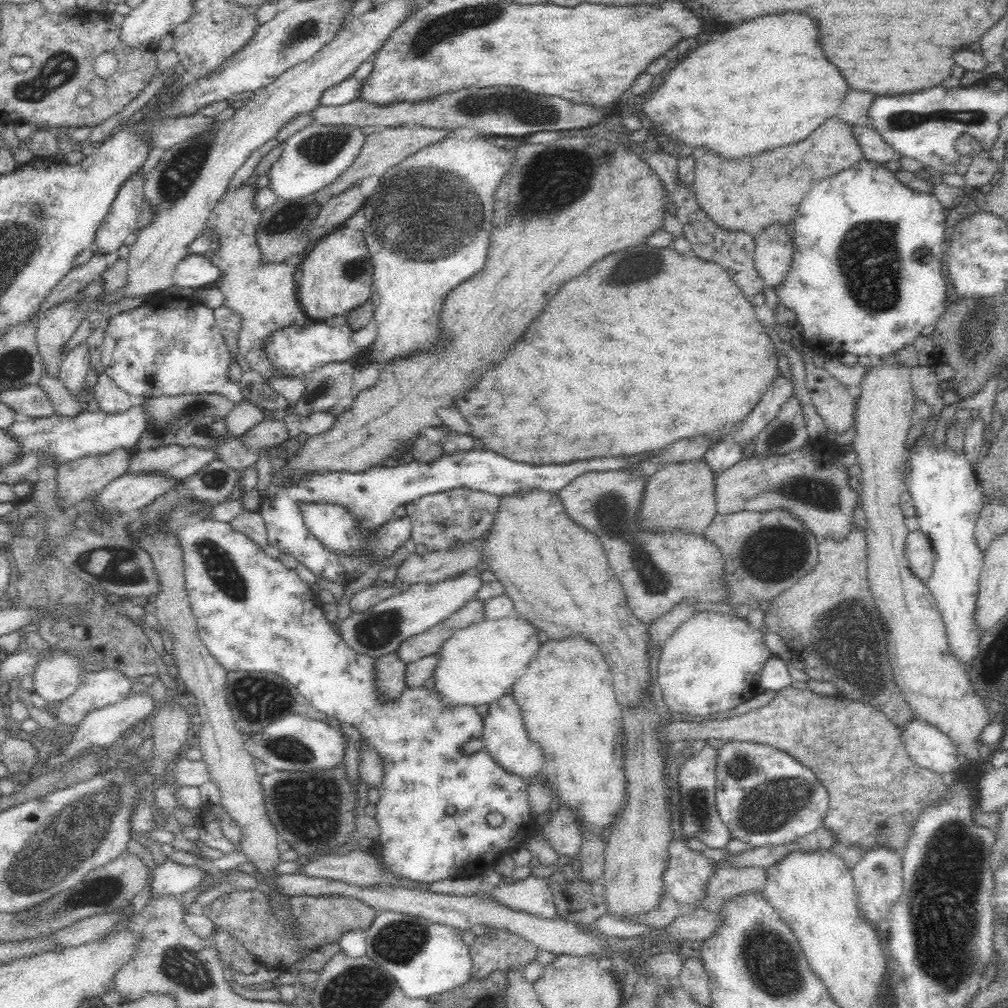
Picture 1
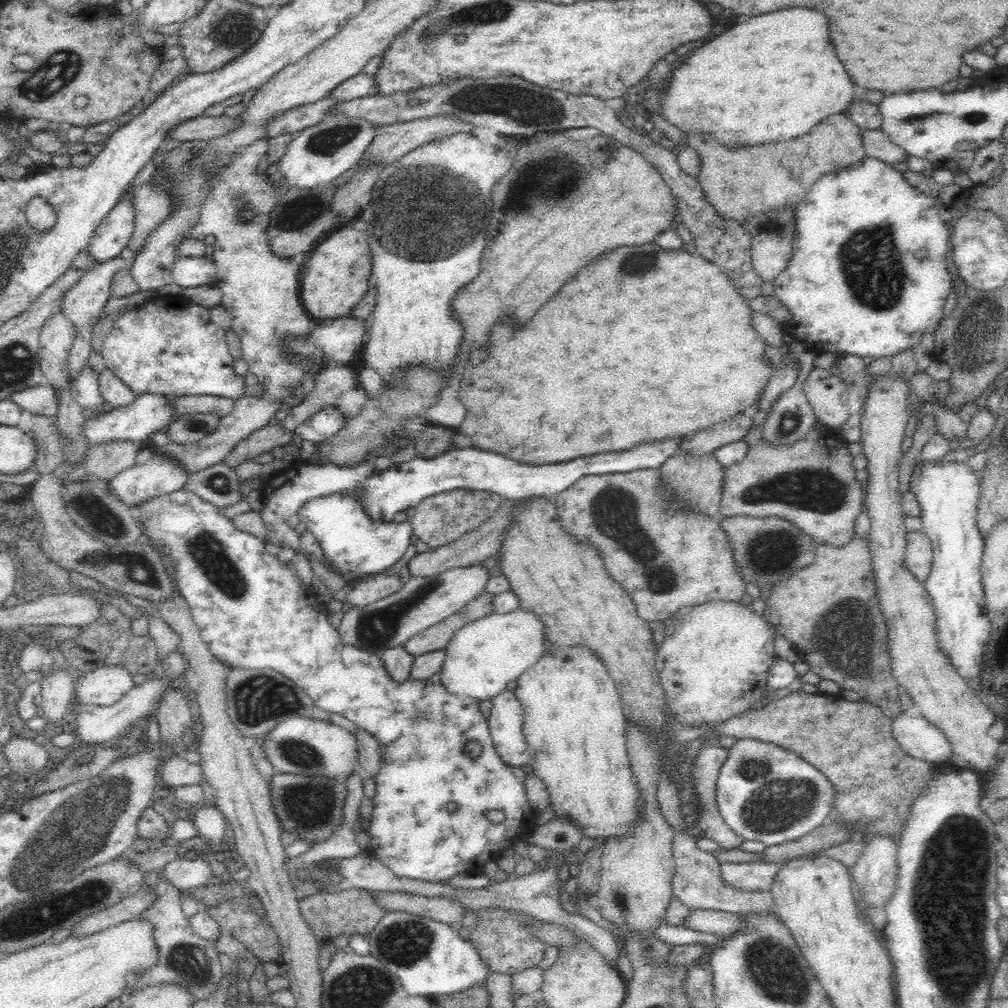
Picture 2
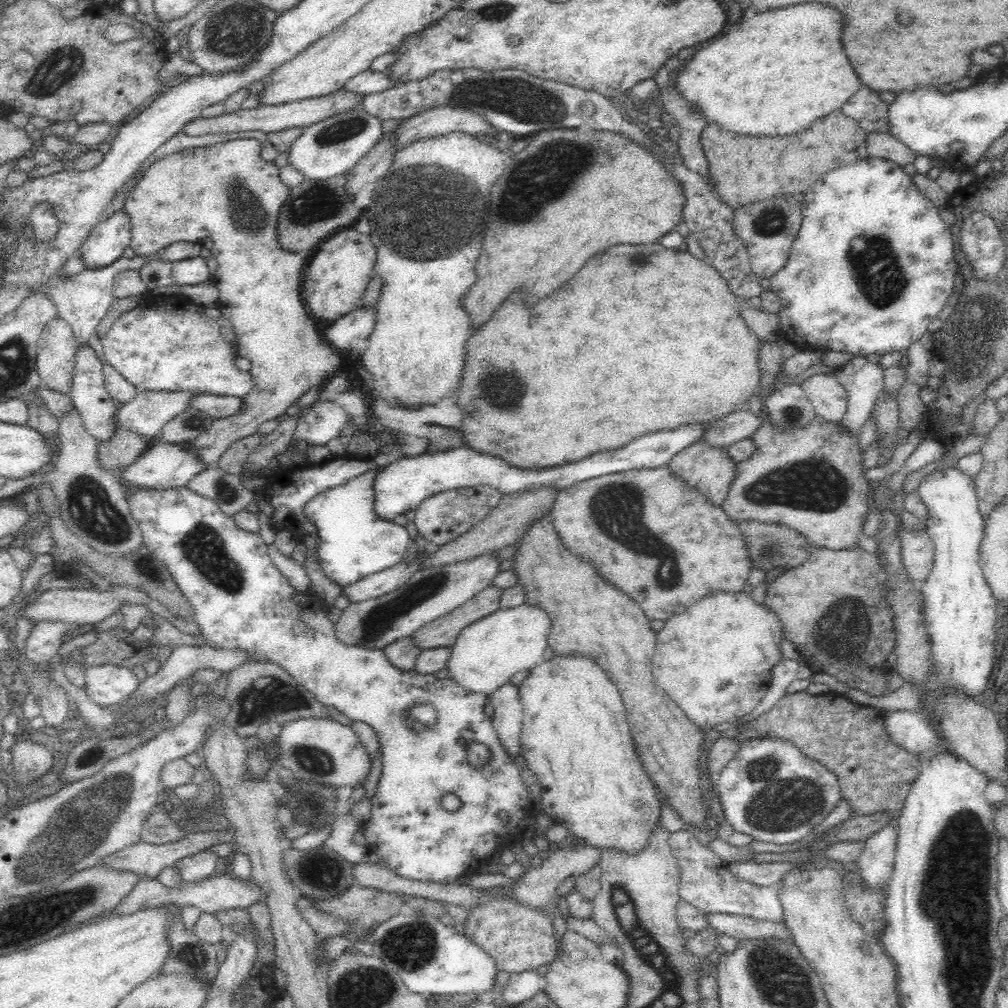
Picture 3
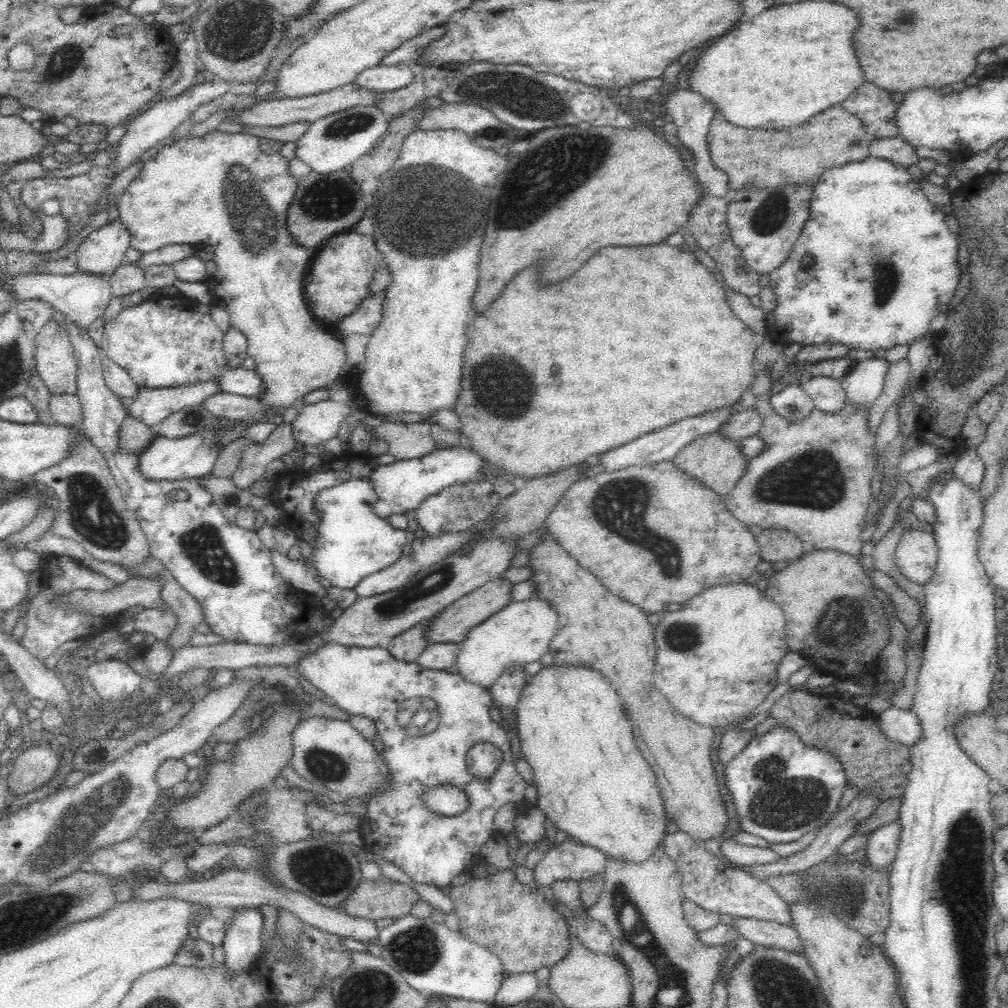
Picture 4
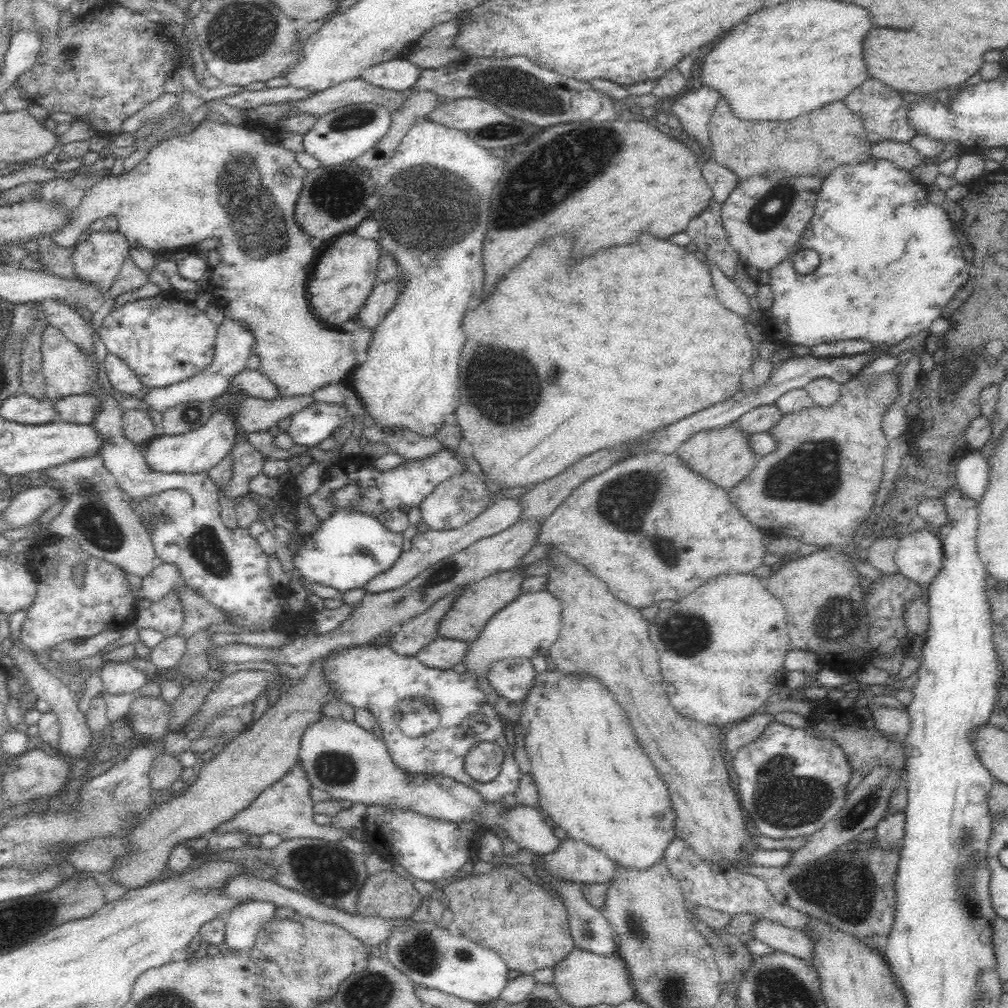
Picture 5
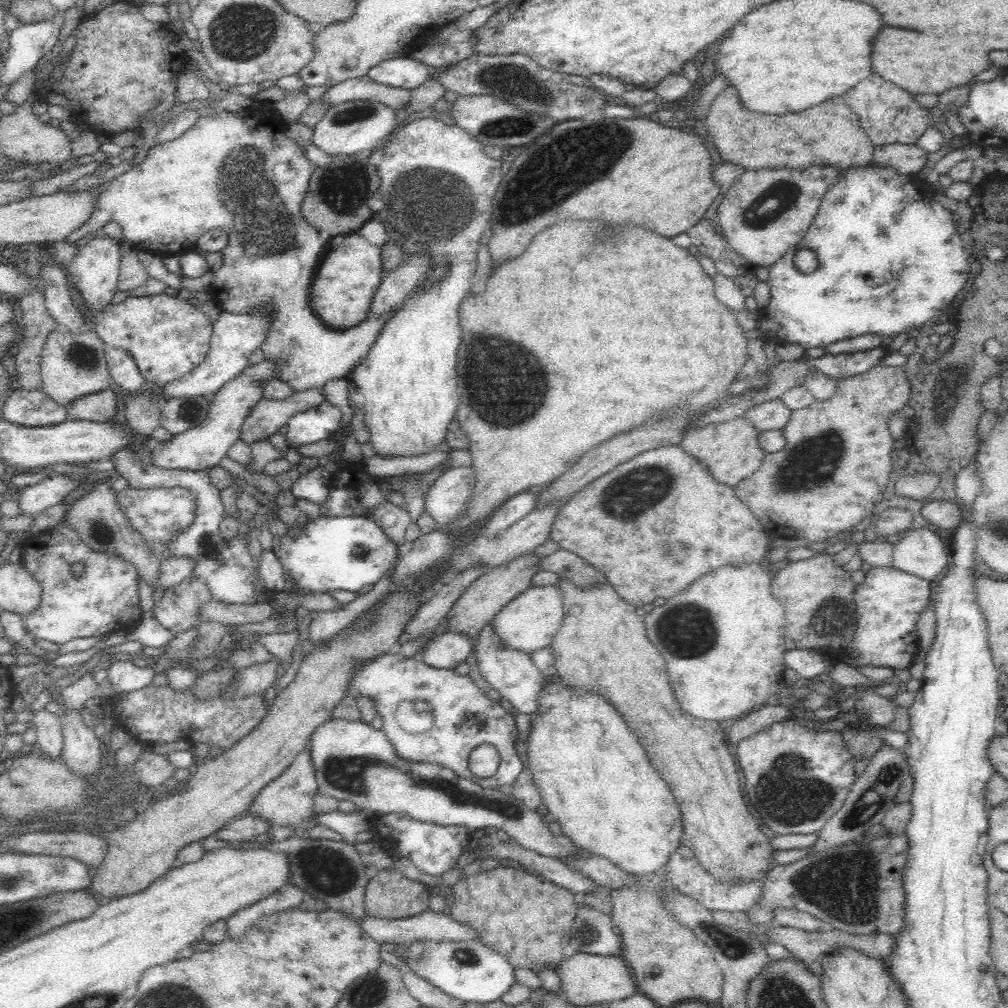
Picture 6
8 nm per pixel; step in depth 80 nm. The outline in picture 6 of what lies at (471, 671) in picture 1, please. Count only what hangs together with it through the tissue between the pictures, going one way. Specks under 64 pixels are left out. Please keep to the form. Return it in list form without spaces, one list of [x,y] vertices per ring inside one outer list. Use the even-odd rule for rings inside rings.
[[[557,585],[530,586],[504,606],[491,621],[493,630],[507,648],[530,652],[552,644],[564,616],[564,601]]]

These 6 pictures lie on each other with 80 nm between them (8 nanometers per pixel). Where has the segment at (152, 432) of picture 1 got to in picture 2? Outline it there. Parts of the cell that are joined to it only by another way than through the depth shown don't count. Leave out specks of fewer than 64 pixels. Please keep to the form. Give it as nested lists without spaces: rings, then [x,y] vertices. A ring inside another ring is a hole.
[[[187,395],[187,396],[173,396],[172,399],[172,409],[174,409],[174,416],[173,420],[175,421],[177,417],[182,415],[188,414],[213,414],[219,417],[226,416],[233,408],[234,408],[235,401],[230,398],[223,398],[220,396],[213,396],[213,395]]]

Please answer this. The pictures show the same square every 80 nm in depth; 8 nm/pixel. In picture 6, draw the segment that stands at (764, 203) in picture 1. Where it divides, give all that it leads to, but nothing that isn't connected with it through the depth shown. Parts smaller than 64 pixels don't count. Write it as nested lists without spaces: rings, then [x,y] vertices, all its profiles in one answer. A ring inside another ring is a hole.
[[[735,86],[724,88],[712,102],[706,129],[712,134],[716,152],[724,162],[743,166],[745,170],[835,165],[837,168],[863,167],[873,160],[875,147],[862,128],[858,115],[843,101],[832,96],[823,103],[794,112],[790,116],[752,114],[743,107]]]

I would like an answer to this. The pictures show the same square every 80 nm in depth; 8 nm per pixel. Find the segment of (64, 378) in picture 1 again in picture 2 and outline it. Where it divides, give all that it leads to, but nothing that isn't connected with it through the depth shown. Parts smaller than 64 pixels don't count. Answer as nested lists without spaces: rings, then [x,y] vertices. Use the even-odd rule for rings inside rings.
[[[119,256],[103,263],[97,263],[94,267],[84,272],[82,276],[80,276],[80,280],[62,296],[59,309],[66,315],[66,318],[70,319],[70,322],[72,322],[76,328],[76,337],[74,338],[73,346],[68,356],[68,375],[70,375],[70,379],[72,379],[70,382],[74,382],[89,362],[92,349],[92,332],[94,326],[96,326],[100,318],[102,318],[104,305],[111,296],[108,290],[114,273],[123,268],[130,269],[132,265],[133,260],[122,260]]]

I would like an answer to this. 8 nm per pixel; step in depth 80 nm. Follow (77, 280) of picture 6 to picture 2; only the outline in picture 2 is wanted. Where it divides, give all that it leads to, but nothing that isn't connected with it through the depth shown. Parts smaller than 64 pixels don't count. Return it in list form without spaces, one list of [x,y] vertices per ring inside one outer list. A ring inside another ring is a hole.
[[[134,188],[118,199],[92,234],[86,248],[92,262],[103,263],[118,257],[121,250],[128,247],[135,229],[133,192]]]

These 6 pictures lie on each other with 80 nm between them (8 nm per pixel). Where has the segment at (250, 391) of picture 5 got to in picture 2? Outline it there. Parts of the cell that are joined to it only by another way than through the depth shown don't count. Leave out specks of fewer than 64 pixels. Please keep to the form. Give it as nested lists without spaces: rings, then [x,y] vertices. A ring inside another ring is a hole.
[[[174,299],[170,304],[166,303],[166,306],[161,306],[160,302],[148,302],[143,306],[138,306],[137,308],[130,308],[122,314],[115,318],[114,325],[111,328],[112,332],[106,336],[103,346],[101,348],[101,355],[104,358],[104,363],[106,363],[106,369],[112,371],[120,381],[126,384],[127,388],[132,390],[132,393],[136,397],[144,394],[156,394],[156,395],[166,395],[166,396],[187,396],[187,395],[213,395],[220,396],[223,398],[230,398],[236,401],[245,395],[245,383],[244,376],[240,376],[234,373],[234,362],[235,359],[232,358],[228,350],[228,344],[226,343],[225,331],[220,329],[220,326],[216,325],[210,318],[210,311],[208,308],[200,306],[196,303],[189,304],[176,304]]]

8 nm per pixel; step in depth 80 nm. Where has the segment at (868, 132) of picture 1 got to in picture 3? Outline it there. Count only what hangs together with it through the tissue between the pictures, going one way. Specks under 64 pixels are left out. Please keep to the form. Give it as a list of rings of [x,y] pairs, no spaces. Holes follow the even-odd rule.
[[[869,132],[866,137],[867,153],[872,157],[890,160],[898,165],[910,164],[917,157],[905,144],[888,133]]]

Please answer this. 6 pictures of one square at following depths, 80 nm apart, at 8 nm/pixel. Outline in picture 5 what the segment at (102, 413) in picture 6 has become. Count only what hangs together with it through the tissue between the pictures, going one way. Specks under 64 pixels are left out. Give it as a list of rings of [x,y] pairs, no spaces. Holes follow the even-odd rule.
[[[90,394],[68,396],[53,402],[54,409],[58,413],[57,418],[64,422],[76,424],[88,424],[100,412],[102,401],[100,397],[92,397]]]

